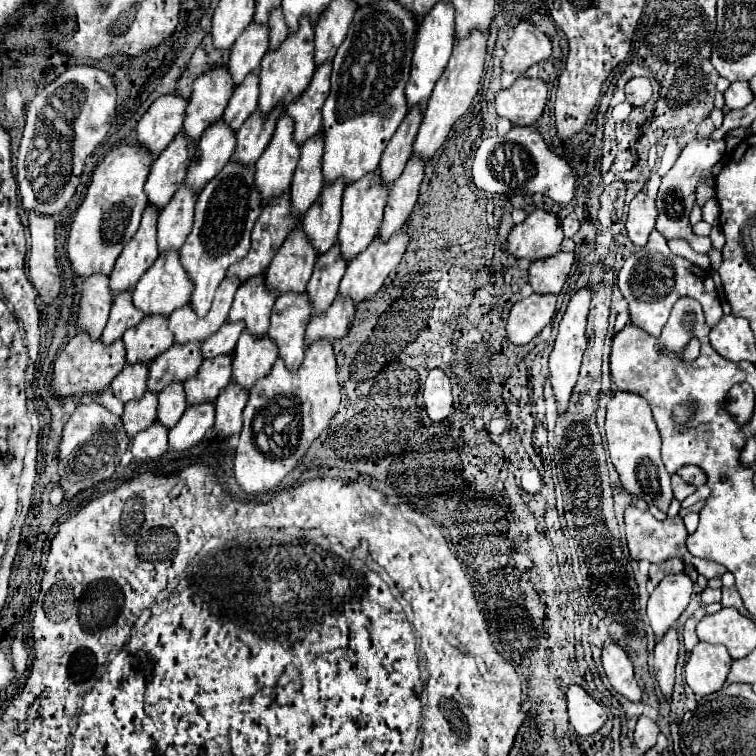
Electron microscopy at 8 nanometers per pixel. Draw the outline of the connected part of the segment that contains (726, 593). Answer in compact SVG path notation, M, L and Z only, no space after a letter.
M722 587L722 601L724 607L736 607L738 611L742 611L742 599L736 587Z

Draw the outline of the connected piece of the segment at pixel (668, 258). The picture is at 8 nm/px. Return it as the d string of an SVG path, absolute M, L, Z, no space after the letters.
M652 231L646 247L638 249L634 255L626 259L618 275L618 285L630 305L630 321L654 337L660 335L662 327L668 321L672 305L680 297L692 297L700 301L706 315L706 323L710 327L714 327L722 319L722 307L716 297L712 277L708 277L706 271L692 265L688 259L674 255L658 231Z

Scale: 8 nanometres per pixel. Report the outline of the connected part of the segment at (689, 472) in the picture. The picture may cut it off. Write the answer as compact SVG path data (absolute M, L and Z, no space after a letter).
M684 465L684 467L680 467L680 471L676 471L686 483L692 483L692 485L696 485L696 487L700 487L700 485L704 485L706 483L706 475L704 475L704 471L700 469L700 467L696 467L696 465Z

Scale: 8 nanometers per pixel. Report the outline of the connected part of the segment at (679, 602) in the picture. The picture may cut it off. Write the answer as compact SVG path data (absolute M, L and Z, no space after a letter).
M686 573L666 575L652 591L646 605L646 615L656 641L662 639L664 633L672 629L672 625L678 621L678 617L682 615L690 601L690 593L692 581Z

